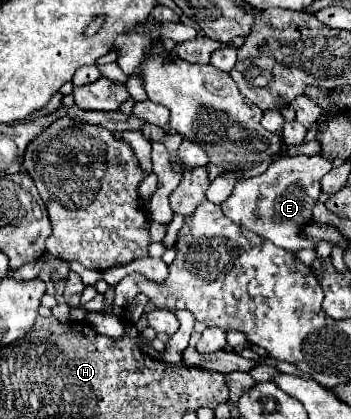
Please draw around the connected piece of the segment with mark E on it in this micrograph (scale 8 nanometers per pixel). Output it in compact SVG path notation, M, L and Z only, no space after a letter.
M285 145L275 155L269 169L257 177L237 181L233 193L227 201L221 203L223 213L235 221L239 227L255 231L257 235L273 241L277 247L297 253L299 249L315 247L313 241L301 235L303 227L311 221L311 209L321 195L321 177L333 169L331 161L315 155L285 155Z

